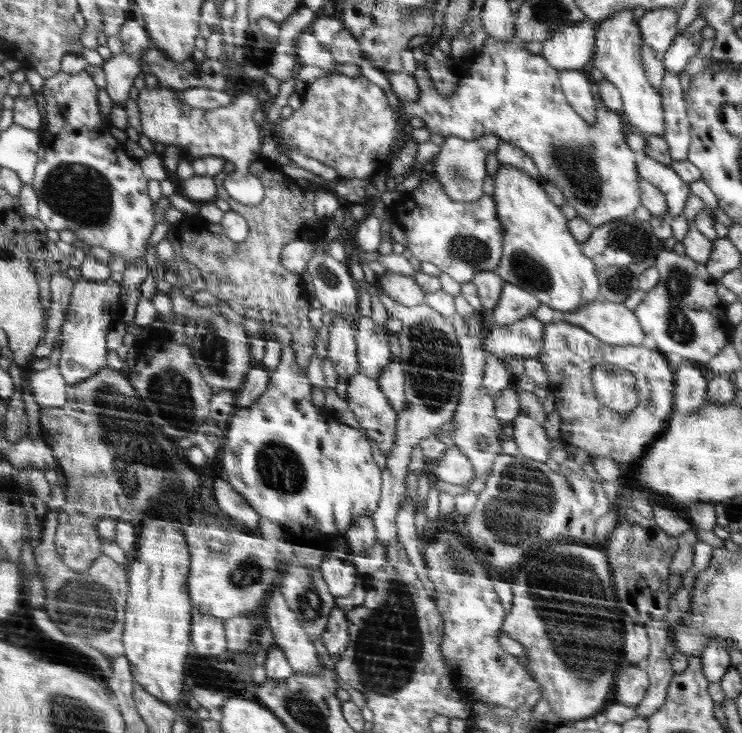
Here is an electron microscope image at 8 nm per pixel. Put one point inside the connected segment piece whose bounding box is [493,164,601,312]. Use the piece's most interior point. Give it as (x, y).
(540, 254)

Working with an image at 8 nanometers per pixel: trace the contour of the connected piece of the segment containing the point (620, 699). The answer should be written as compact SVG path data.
M628 663L622 667L619 679L616 680L615 702L635 707L646 698L650 686L650 676L646 668Z

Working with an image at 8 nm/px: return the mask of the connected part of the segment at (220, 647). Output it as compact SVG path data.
M192 614L192 646L198 656L218 656L227 648L227 631L221 618L202 614Z

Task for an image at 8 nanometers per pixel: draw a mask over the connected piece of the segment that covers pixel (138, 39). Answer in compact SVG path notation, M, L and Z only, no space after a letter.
M130 20L120 27L120 42L124 46L122 54L110 58L103 68L107 75L106 90L116 105L124 107L124 101L129 97L135 78L142 72L141 57L145 50L153 47L153 41L146 27L142 27L137 20Z

